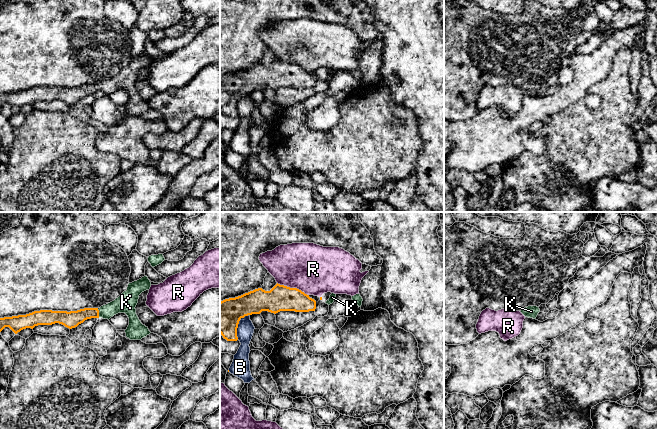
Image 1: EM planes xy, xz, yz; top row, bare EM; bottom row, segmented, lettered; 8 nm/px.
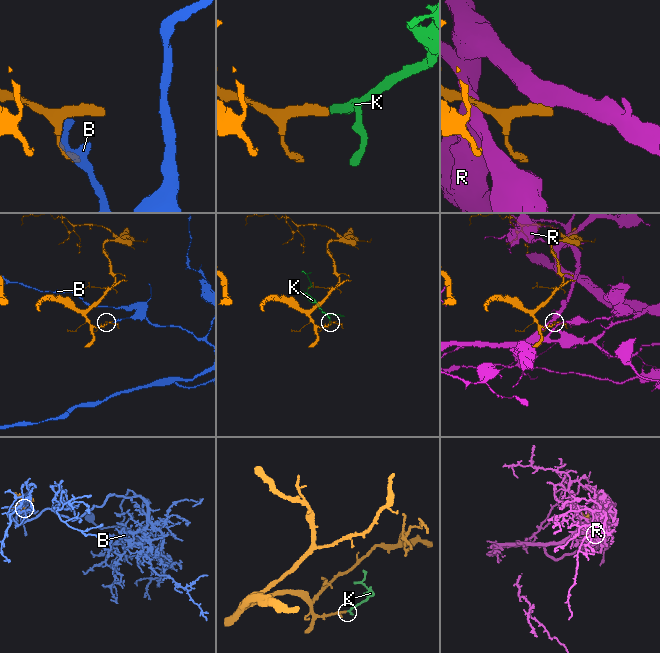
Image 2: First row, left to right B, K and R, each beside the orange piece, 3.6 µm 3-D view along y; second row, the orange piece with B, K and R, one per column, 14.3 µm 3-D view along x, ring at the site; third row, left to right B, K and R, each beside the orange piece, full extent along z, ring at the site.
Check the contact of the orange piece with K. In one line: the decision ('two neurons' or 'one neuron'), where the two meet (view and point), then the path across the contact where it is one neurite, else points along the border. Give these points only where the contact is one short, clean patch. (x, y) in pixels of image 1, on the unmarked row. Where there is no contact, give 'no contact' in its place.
one neuron; contact xy (98, 89); way xy (72, 95), (86, 89), (98, 89), (108, 87), (126, 78)

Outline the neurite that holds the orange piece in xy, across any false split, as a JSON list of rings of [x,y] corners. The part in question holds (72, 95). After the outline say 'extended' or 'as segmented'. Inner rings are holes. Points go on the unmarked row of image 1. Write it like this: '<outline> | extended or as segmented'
[[[147,52],[128,60],[124,67],[114,77],[100,84],[84,84],[77,87],[52,87],[40,86],[26,91],[0,94],[0,108],[9,103],[15,110],[23,105],[33,105],[38,101],[52,101],[59,99],[72,105],[91,94],[110,95],[118,89],[125,89],[129,94],[129,101],[125,106],[126,113],[130,116],[141,116],[151,108],[143,101],[136,90],[136,81],[139,71],[149,66],[151,58]]] | extended

